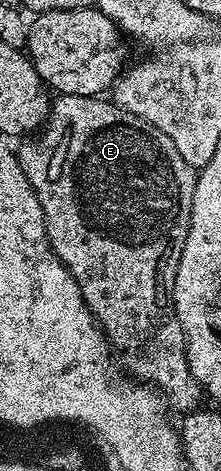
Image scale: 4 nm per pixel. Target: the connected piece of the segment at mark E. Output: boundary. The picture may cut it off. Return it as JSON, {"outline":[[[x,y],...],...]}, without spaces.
{"outline":[[[58,94],[50,103],[50,114],[44,125],[37,133],[27,137],[23,142],[26,143],[20,148],[17,147],[16,150],[18,163],[24,168],[24,176],[28,176],[28,184],[32,184],[32,188],[36,192],[36,200],[40,200],[40,208],[44,208],[44,224],[50,247],[54,250],[54,255],[66,265],[68,272],[72,272],[72,276],[84,296],[86,306],[92,312],[94,319],[98,321],[98,325],[101,326],[102,333],[106,335],[106,340],[110,343],[113,353],[120,359],[121,365],[123,362],[135,374],[131,375],[139,383],[157,388],[162,397],[166,399],[171,411],[189,412],[199,409],[204,402],[204,391],[196,380],[196,376],[192,376],[192,368],[188,368],[184,328],[174,311],[174,277],[184,248],[184,240],[188,236],[190,227],[192,196],[196,181],[195,167],[189,166],[184,160],[184,156],[180,156],[180,152],[176,152],[176,144],[172,144],[172,140],[168,140],[168,136],[164,136],[164,132],[160,132],[160,128],[148,124],[148,120],[120,108],[112,100],[107,100],[102,96],[89,98],[75,94]]]}

